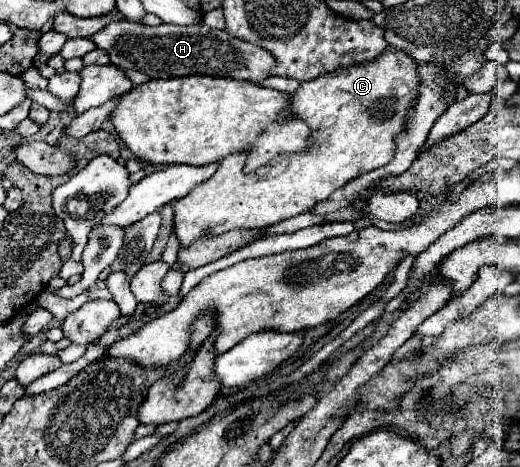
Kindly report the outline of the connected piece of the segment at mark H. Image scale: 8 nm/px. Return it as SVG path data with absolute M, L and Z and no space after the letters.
M114 21L108 23L102 31L88 37L94 45L110 55L112 65L122 69L136 69L146 73L150 79L172 79L172 77L186 77L186 75L210 75L210 77L226 77L226 79L240 79L262 83L264 79L272 77L274 57L270 51L236 39L228 35L224 29L212 29L206 25L158 25L146 27L142 23L132 21Z

